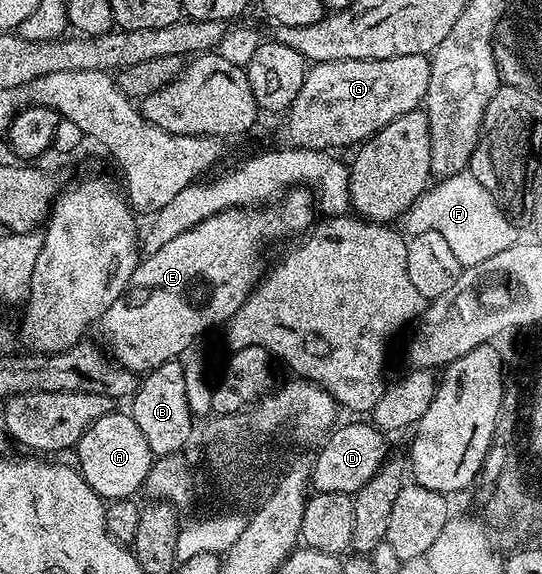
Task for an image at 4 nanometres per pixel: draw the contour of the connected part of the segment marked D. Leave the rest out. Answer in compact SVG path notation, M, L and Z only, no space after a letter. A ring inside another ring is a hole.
M365 423L340 424L322 442L323 447L315 461L312 460L309 478L316 492L354 495L383 465L389 453L386 436L374 424Z

